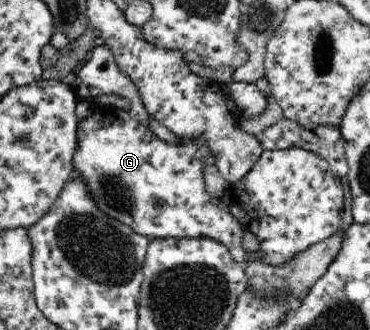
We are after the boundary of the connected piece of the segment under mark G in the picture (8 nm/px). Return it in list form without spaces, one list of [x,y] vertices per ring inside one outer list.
[[[92,101],[92,113],[78,121],[78,147],[74,152],[73,166],[86,184],[97,208],[107,216],[131,227],[136,234],[150,240],[157,238],[211,238],[219,242],[239,263],[260,260],[261,250],[251,253],[243,246],[244,230],[231,215],[220,197],[213,197],[205,189],[203,160],[209,154],[209,145],[201,139],[181,138],[180,143],[161,140],[153,131],[142,125],[129,112]]]

